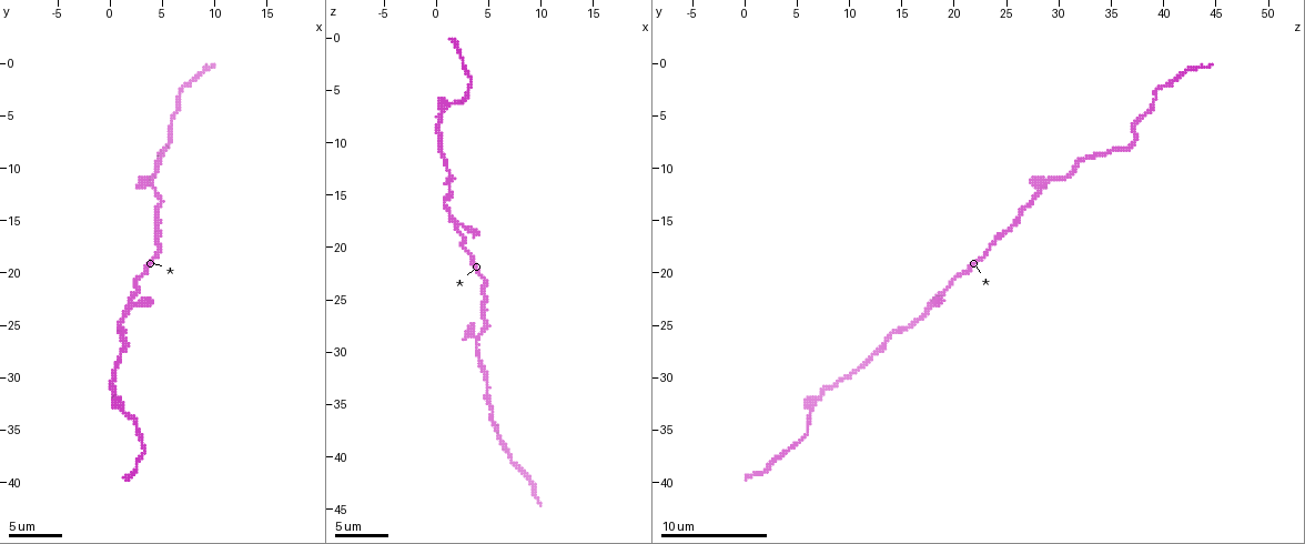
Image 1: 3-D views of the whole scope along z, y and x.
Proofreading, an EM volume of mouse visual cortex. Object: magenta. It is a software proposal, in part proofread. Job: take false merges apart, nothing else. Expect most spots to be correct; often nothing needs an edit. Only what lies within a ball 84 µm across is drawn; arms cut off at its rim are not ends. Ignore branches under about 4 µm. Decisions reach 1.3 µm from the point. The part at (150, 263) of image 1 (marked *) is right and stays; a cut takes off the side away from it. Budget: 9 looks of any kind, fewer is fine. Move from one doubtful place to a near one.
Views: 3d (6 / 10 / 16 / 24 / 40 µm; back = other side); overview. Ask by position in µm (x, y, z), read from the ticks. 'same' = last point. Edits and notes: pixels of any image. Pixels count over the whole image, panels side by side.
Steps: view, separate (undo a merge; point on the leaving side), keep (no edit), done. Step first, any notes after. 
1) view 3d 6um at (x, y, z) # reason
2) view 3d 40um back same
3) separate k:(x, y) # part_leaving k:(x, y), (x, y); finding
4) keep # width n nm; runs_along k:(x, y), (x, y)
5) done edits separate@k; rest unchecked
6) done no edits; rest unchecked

view 3d 10um at (4.4, 15.4, 25.6) # thick turns thin

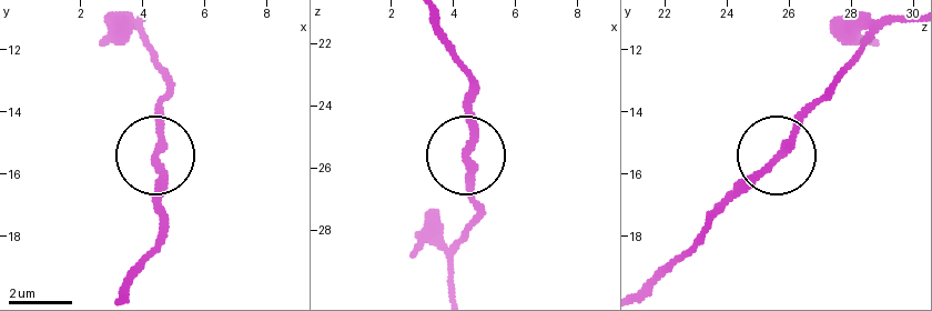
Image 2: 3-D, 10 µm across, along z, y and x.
keep # runs_along 2:(138, 269), (161, 221), (153, 118), (169, 81); continuous, no second neuron

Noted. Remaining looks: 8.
view 3d 10um at (1.6, 33.4, 6.0) # thick turns thin

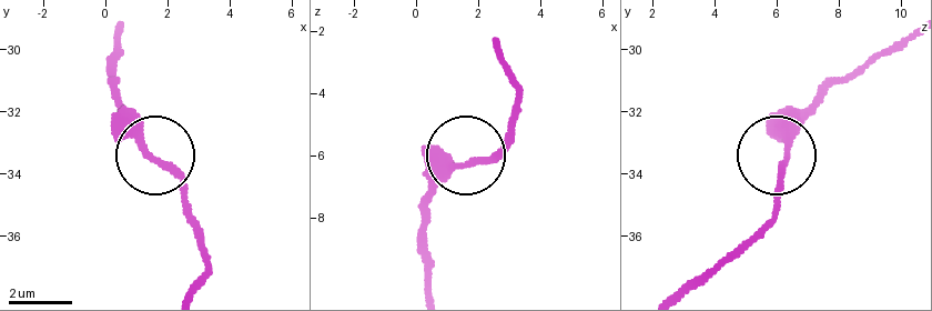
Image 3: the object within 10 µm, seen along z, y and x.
keep # continuous, no second neuron

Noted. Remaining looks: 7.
view 3d 10um at (1.0, 25.8, 14.2) # a narrow waist

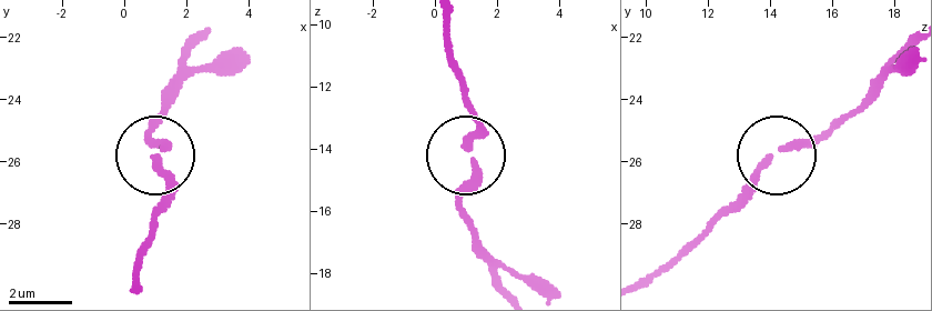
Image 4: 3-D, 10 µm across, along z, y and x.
keep # width 220 nm; one neuron here

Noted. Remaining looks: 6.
view 3d 10um at (4.2, 10.8, 31.0) # calibre changes

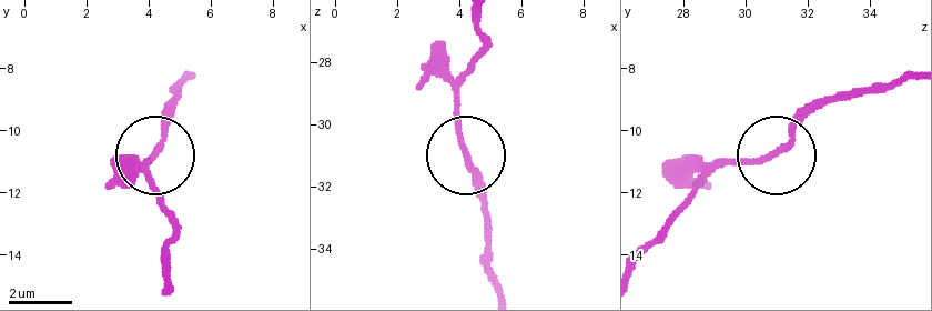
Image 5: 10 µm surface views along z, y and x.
view 3d 10um back at (4.2, 10.8, 30.9)

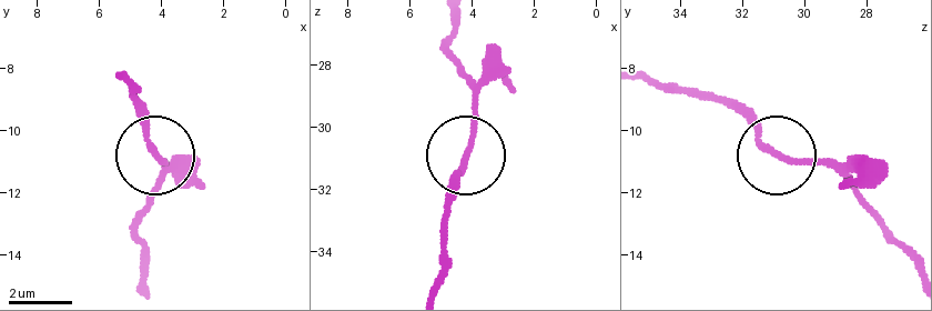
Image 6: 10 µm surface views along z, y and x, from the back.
keep # runs_along 6:(913, 253), (833, 173), (786, 160), (725, 97); all the same neuron

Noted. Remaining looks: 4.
done no edits; rest unchecked

